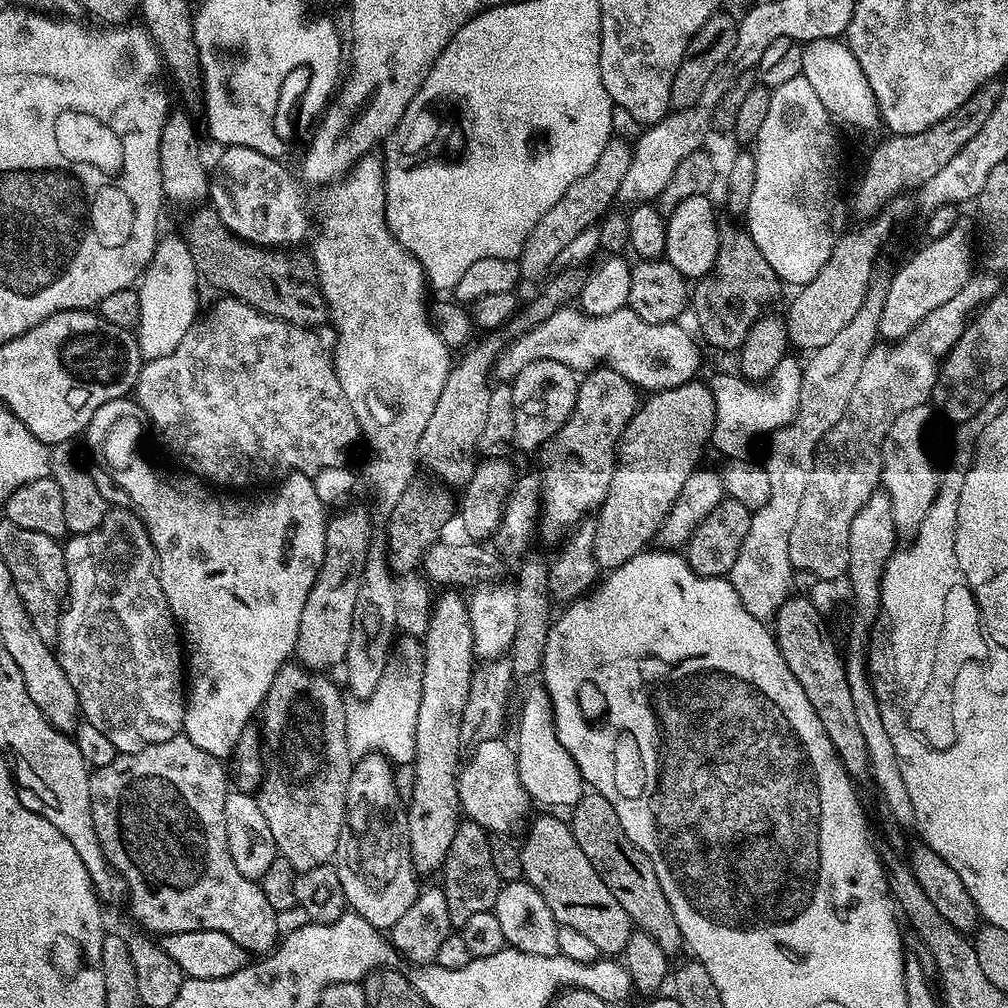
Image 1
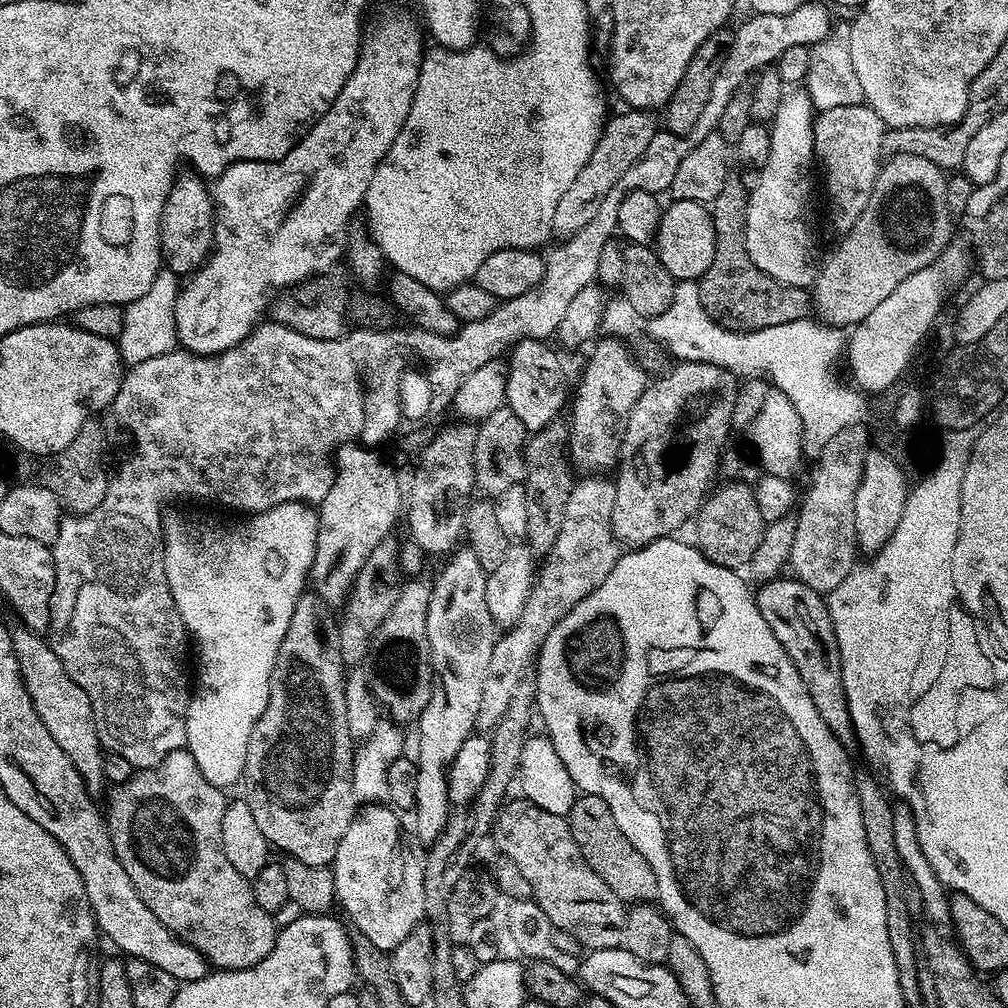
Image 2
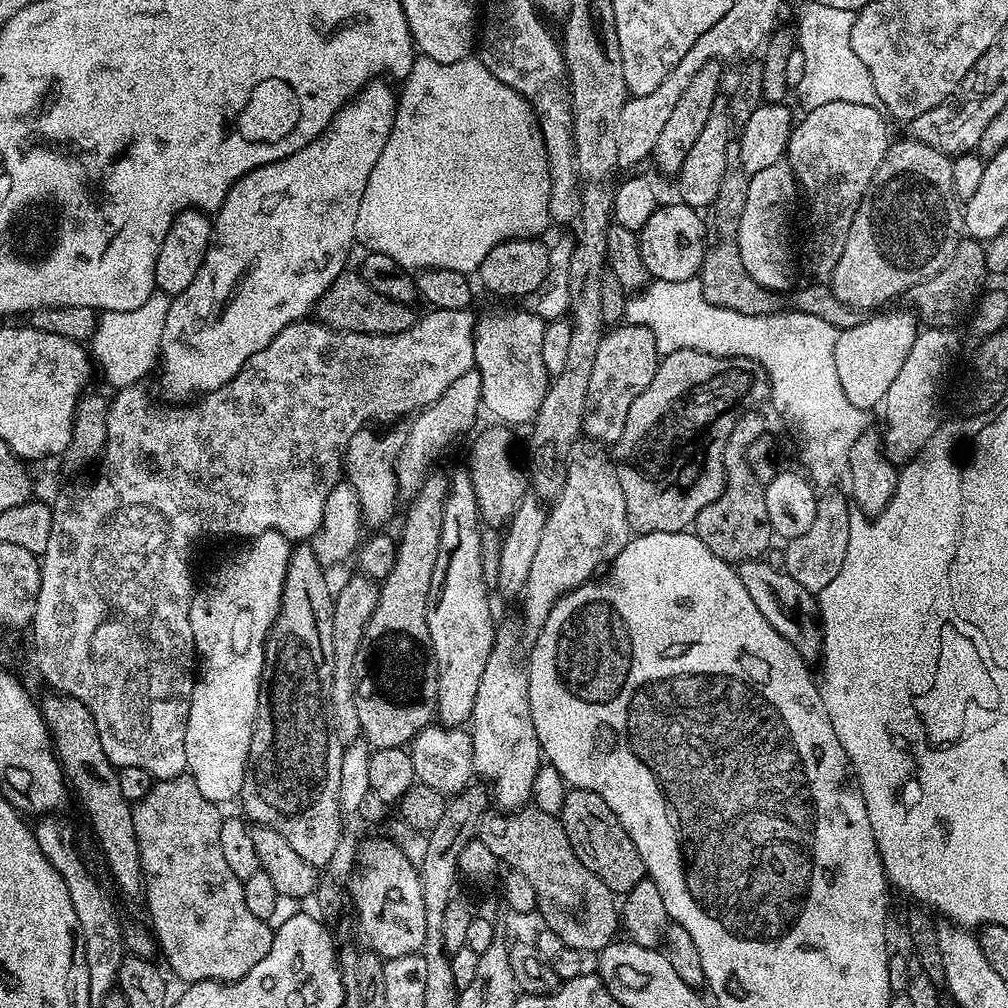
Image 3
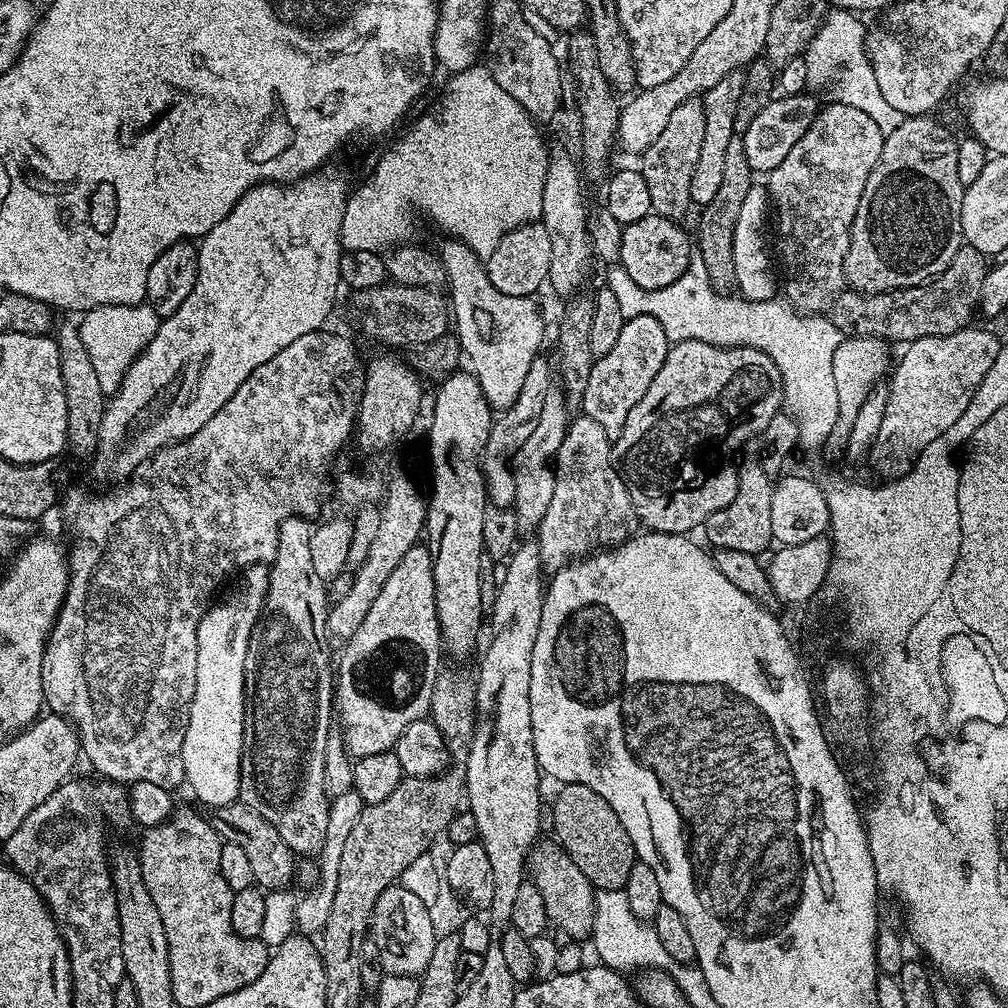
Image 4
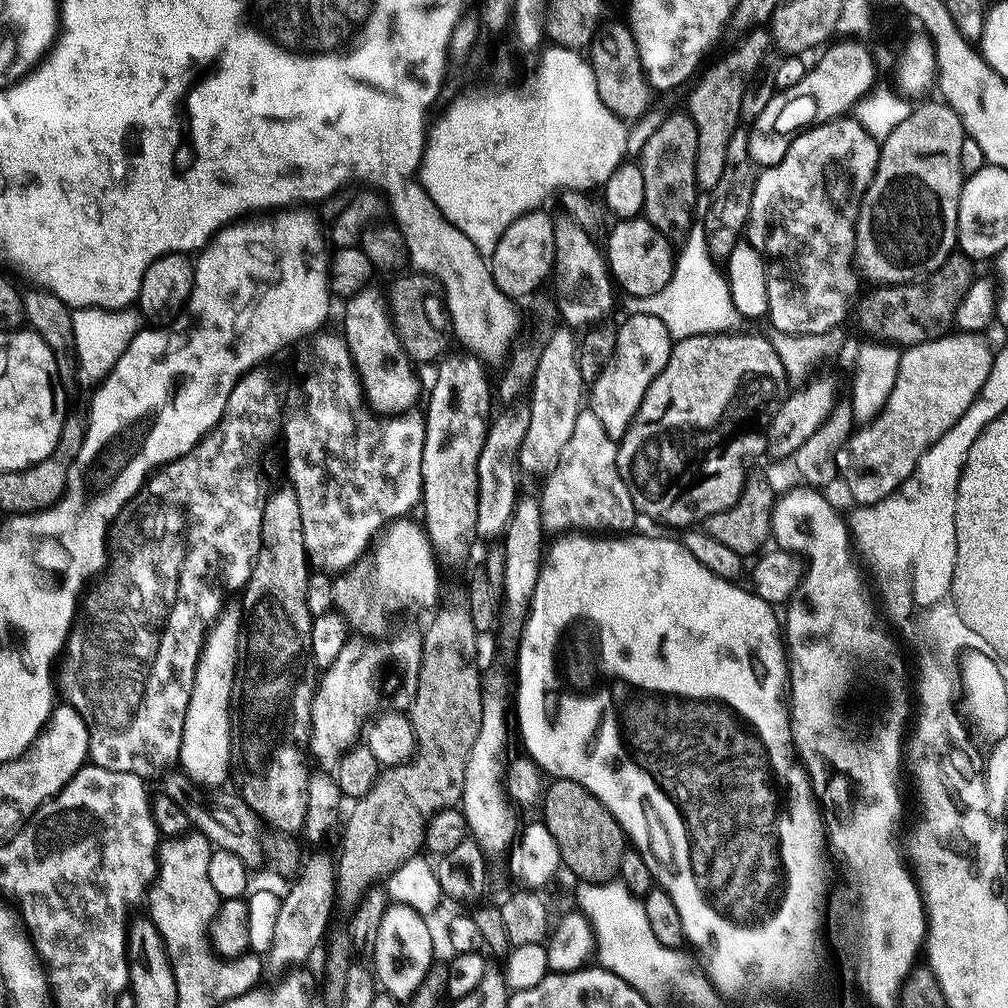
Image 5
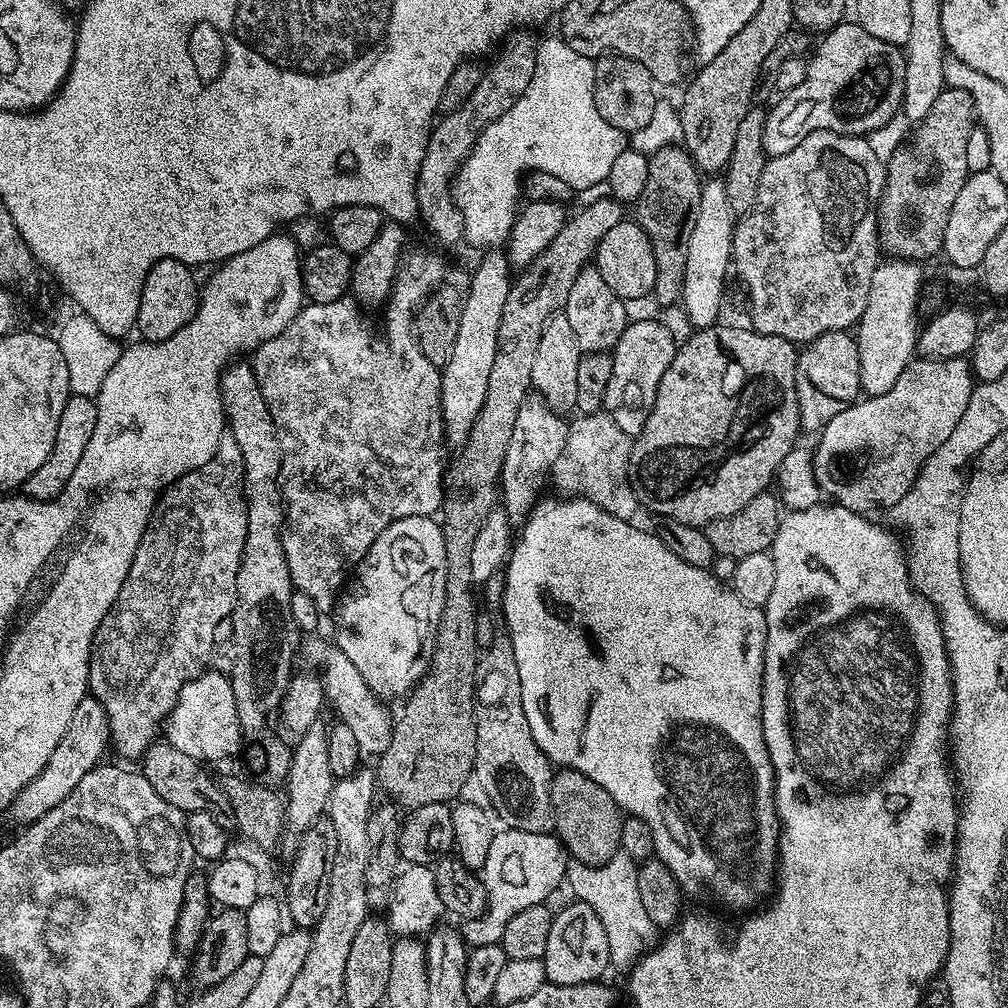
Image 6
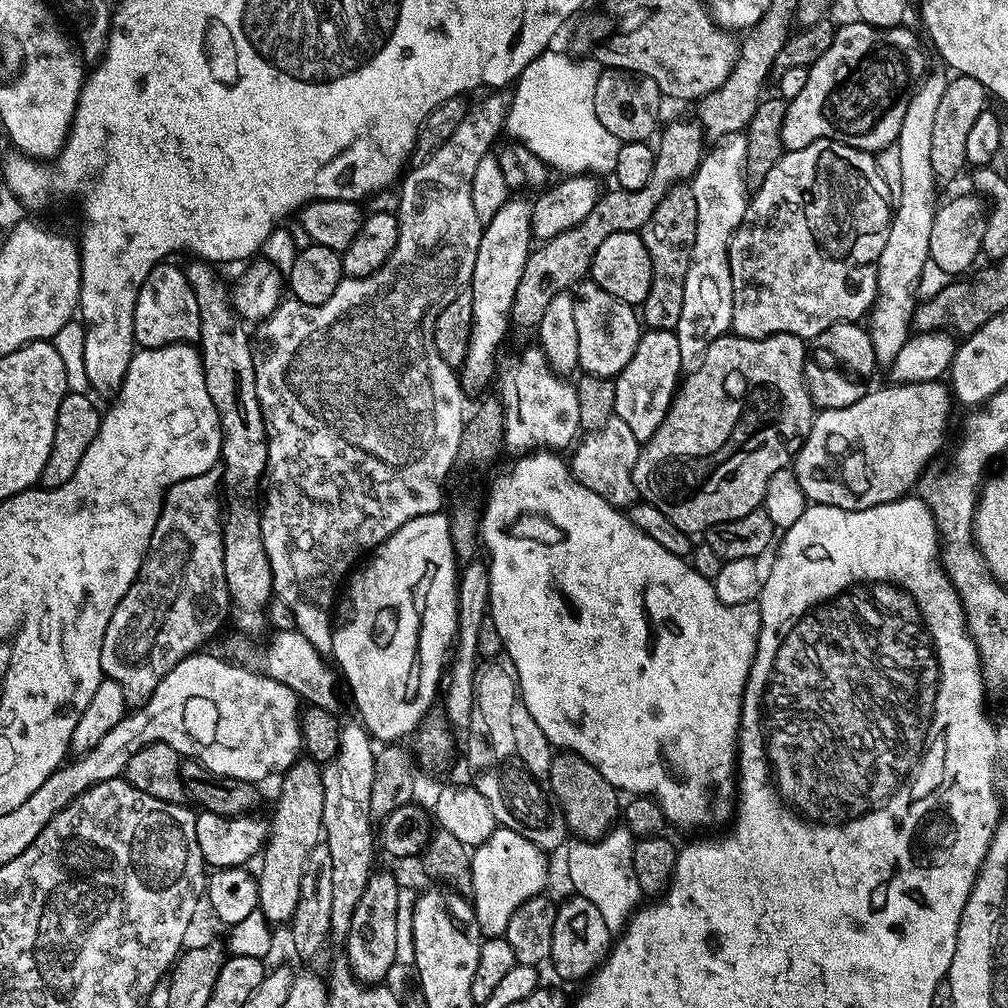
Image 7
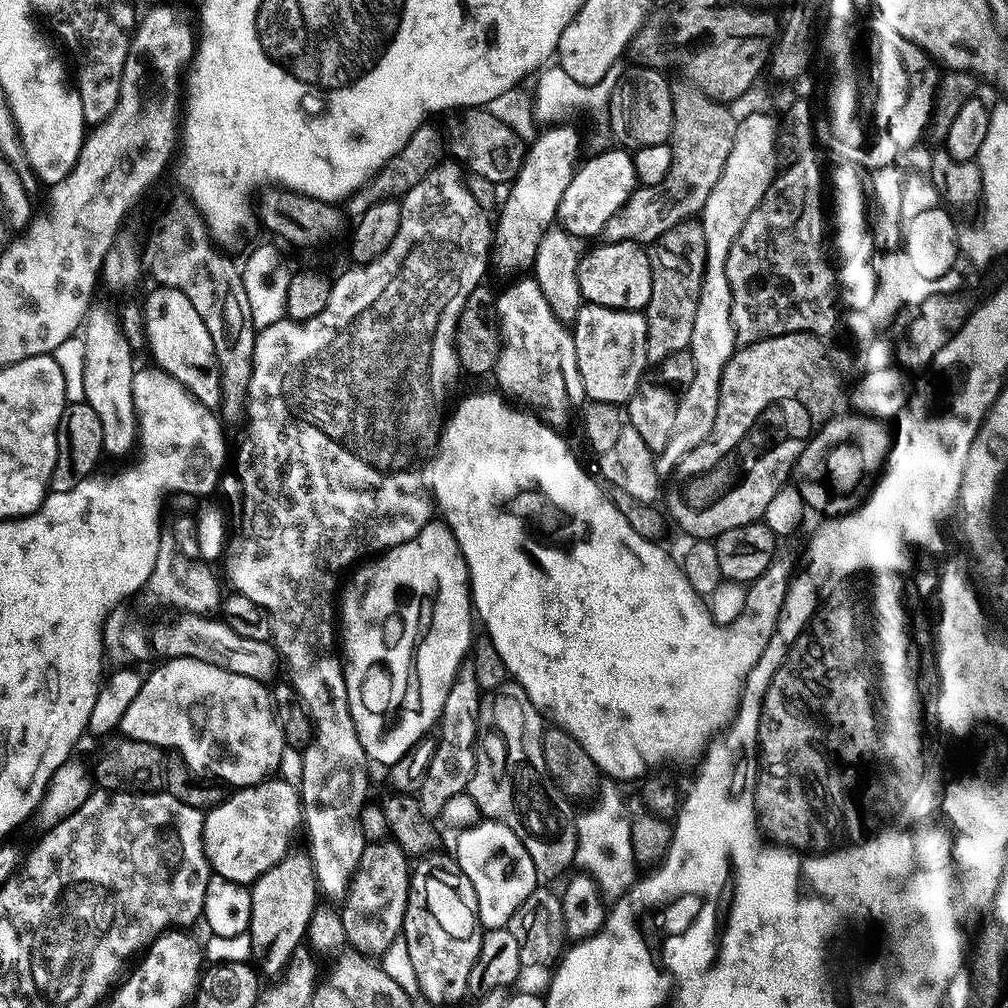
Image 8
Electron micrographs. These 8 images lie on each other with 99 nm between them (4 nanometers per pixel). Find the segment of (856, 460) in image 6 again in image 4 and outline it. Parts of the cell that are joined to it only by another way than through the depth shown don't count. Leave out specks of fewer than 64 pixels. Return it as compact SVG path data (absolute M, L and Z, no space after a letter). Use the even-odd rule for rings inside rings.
M969 326L960 328L954 334L918 338L895 361L887 381L886 418L878 426L878 434L872 443L870 465L885 481L902 478L916 465L917 458L954 422L958 422L962 410L970 406L970 398L978 390L982 378L994 366L1002 343L992 332L984 328Z

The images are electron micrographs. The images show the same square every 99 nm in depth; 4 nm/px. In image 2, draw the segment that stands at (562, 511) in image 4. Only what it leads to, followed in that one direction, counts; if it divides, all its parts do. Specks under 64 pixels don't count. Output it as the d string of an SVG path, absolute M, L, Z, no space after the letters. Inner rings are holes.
M592 474L575 481L570 502L566 502L566 518L562 518L558 538L550 546L548 555L539 561L526 606L522 606L522 614L518 614L518 622L514 622L497 639L494 650L490 650L486 678L482 681L482 706L476 719L477 729L496 727L502 714L506 714L506 706L510 706L510 698L514 698L514 690L518 690L518 682L529 673L550 630L554 630L554 626L558 626L558 622L562 622L562 618L566 618L586 594L598 590L598 586L610 578L610 570L614 570L622 555L622 545L612 529L615 497L615 483L603 475Z

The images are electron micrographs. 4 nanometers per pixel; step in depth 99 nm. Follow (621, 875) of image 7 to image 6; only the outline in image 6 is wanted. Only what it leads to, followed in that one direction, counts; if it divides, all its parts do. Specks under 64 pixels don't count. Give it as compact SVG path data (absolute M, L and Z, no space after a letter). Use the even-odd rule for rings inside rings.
M623 851L615 852L605 864L569 863L566 877L567 887L572 887L572 896L586 902L598 914L602 930L606 930L606 942L610 942L610 961L624 970L632 965L645 952L656 947L658 930L642 906L642 897L638 895L637 861L632 860Z

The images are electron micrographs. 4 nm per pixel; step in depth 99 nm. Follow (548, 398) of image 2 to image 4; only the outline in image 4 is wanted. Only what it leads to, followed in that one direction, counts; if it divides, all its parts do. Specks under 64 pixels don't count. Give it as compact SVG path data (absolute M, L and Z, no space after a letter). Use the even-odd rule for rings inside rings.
M448 238L445 241L445 244L438 248L438 255L448 275L447 291L452 291L450 316L454 321L454 335L460 342L461 353L472 363L470 372L476 377L478 386L482 386L482 394L488 399L488 403L493 409L505 410L518 398L522 382L530 371L530 362L534 362L534 358L541 351L544 320L540 317L540 308L533 297L502 294L502 290L494 290L494 282L490 282L485 261L479 260L459 240Z

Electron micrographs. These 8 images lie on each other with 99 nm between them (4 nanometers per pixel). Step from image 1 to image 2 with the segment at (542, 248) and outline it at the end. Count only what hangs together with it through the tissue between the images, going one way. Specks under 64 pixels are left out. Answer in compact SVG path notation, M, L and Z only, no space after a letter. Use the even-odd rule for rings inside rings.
M627 109L624 113L614 118L609 117L605 121L604 129L595 144L590 161L582 166L582 170L578 172L577 177L558 202L552 219L552 232L555 237L573 236L595 217L595 212L606 198L607 191L614 186L615 182L618 182L619 178L622 178L626 171L630 170L634 162L646 152L651 139L656 136L658 122L657 119L655 122L653 116L655 116L653 113L643 109Z

